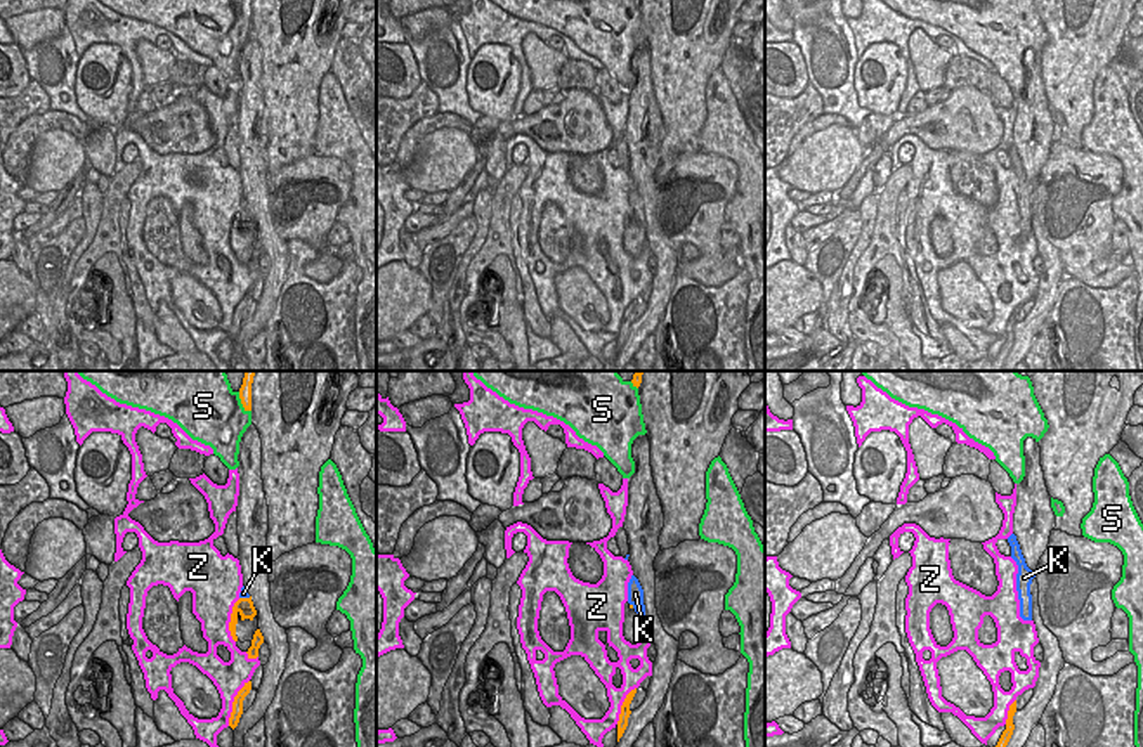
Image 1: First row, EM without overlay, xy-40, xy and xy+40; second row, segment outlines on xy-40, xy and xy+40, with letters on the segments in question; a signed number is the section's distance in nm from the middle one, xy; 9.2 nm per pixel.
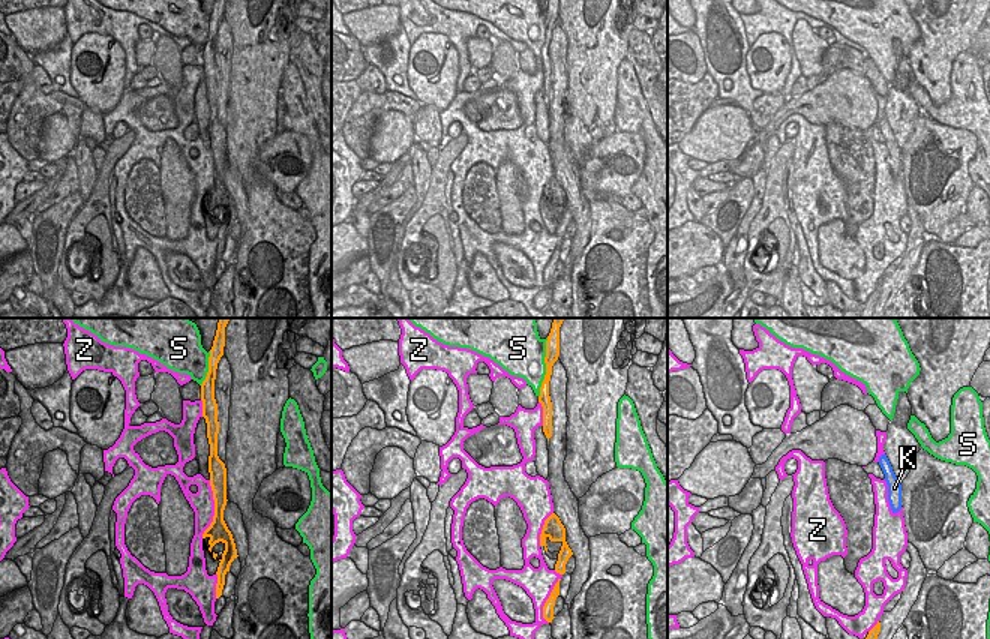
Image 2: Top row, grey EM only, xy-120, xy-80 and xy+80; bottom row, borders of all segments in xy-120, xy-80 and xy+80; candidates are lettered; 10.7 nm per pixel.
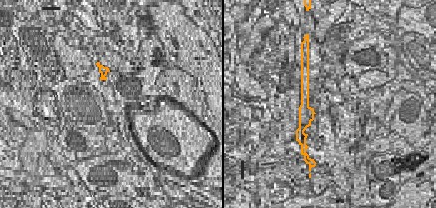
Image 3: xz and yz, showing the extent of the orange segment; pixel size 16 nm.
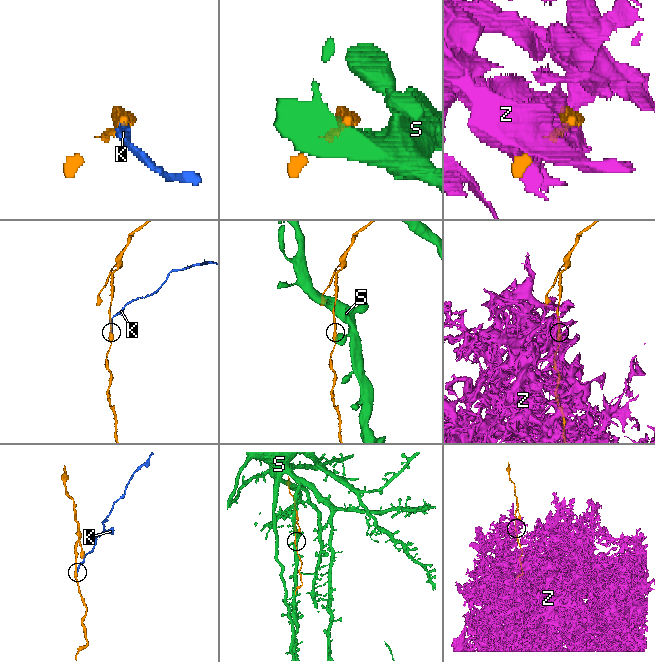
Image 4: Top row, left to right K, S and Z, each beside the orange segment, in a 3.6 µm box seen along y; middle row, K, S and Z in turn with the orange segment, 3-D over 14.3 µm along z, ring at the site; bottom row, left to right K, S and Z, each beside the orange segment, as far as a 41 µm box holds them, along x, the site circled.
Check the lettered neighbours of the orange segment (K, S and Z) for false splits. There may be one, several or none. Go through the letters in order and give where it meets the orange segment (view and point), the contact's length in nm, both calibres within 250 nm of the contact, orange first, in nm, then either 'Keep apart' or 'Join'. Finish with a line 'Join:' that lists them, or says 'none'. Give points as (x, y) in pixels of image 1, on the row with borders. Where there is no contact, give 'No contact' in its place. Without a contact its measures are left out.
K: Touches orange at xy-40 (245, 598). Shared border 110 nm. Thickness 160 nm (orange) against 70 nm. Keep apart
S: Touches orange at xy-40 (241, 402). Shared border 220 nm. Thickness 130 nm (orange) against 480 nm. Keep apart
Z: Touches orange at xy-40 (233, 702). Shared border 480 nm. Thickness 100 nm (orange) against 300 nm. Keep apart
Join: none.

